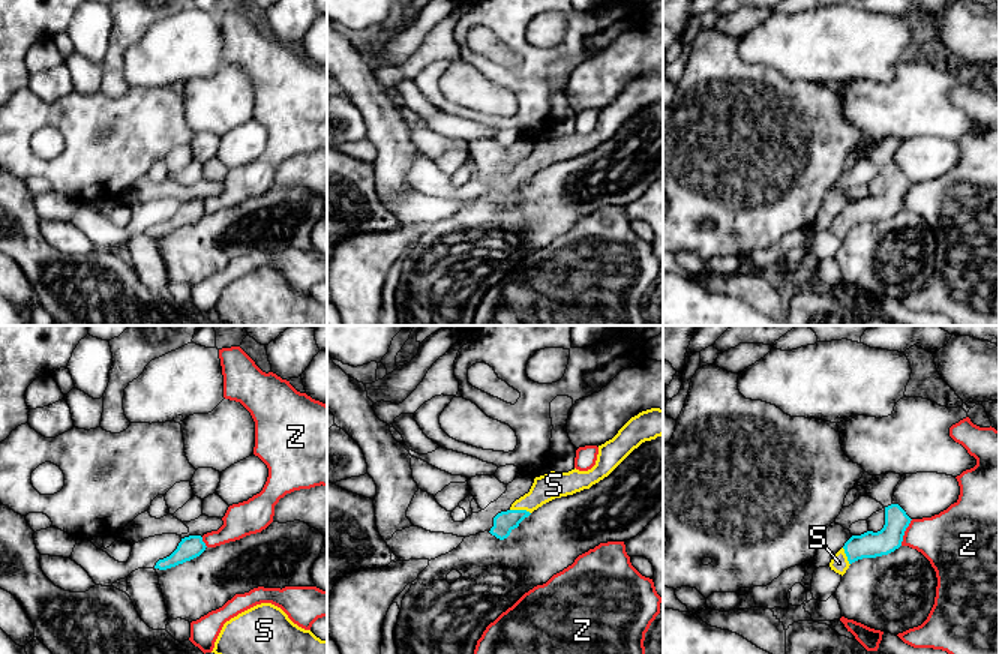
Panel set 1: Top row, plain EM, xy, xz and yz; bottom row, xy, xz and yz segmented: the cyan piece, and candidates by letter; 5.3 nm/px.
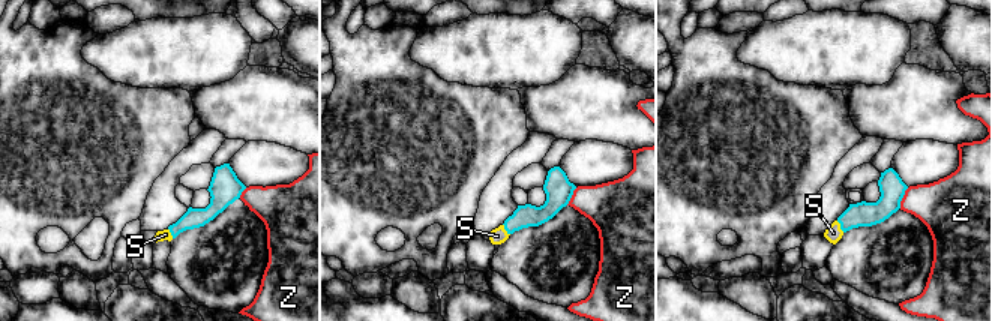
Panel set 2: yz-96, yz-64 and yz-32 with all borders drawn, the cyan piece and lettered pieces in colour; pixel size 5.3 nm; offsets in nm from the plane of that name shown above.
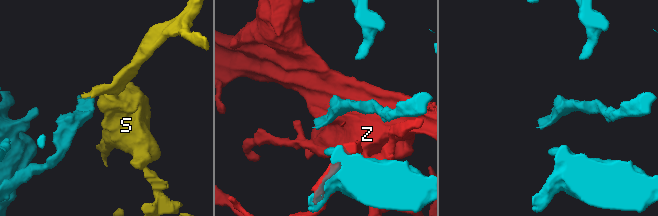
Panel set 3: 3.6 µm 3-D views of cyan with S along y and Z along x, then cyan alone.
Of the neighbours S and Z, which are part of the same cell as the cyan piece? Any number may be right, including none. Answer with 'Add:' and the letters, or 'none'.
Add: S

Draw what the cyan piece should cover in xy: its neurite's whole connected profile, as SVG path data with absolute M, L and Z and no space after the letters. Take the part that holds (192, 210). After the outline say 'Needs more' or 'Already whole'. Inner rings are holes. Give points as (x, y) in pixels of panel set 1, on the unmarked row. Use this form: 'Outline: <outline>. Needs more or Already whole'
Outline: M189 200L182 202L177 213L166 222L159 224L154 230L154 232L166 234L171 231L176 231L178 228L183 228L186 225L190 225L196 220L200 220L206 214L206 207L202 206L201 200Z. Already whole

